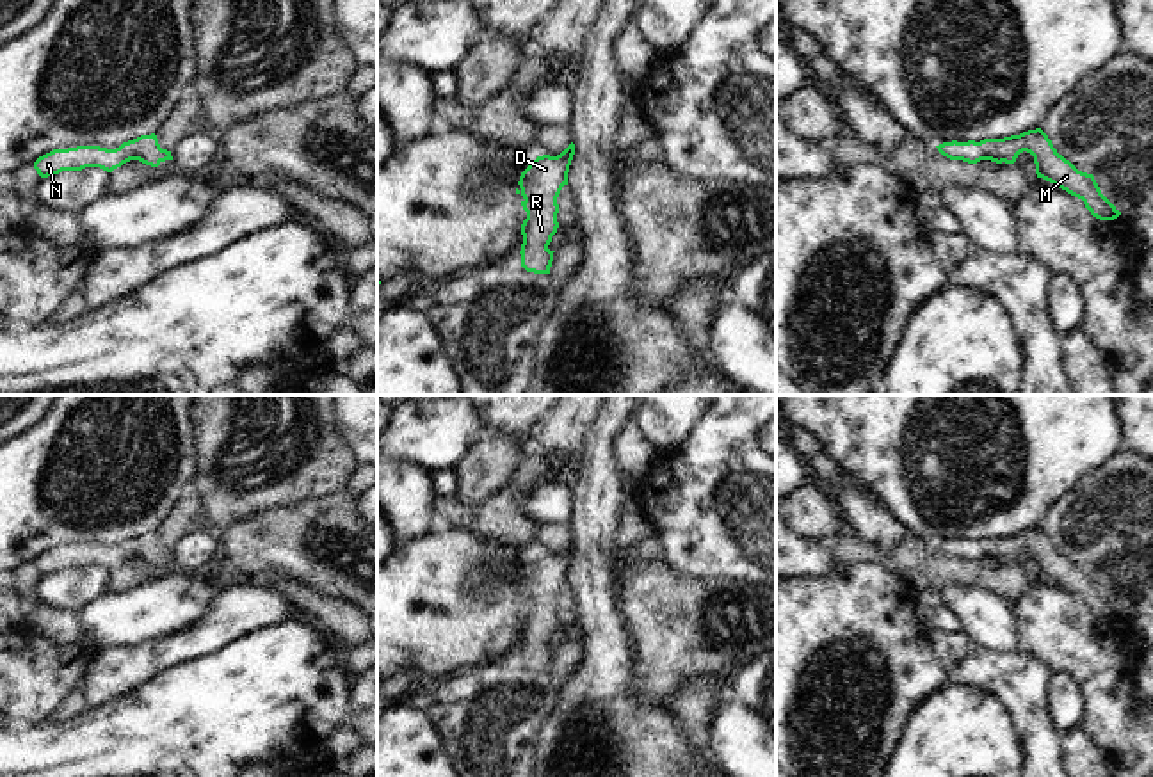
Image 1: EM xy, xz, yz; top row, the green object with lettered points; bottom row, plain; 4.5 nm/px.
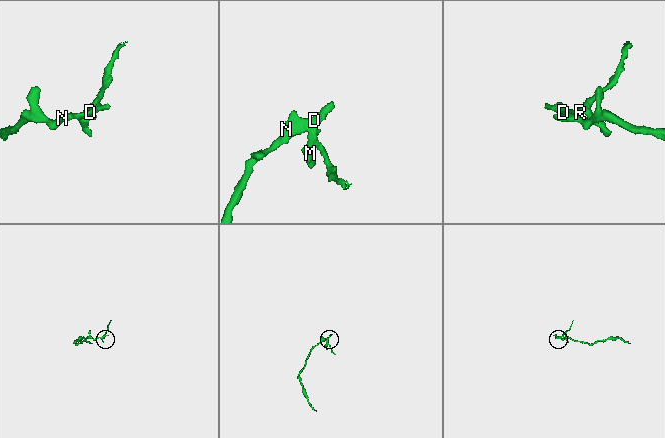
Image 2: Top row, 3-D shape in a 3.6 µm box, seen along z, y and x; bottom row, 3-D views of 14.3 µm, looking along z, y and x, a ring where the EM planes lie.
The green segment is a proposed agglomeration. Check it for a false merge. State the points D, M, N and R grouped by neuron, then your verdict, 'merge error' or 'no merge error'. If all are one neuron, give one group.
D M N R | no merge error

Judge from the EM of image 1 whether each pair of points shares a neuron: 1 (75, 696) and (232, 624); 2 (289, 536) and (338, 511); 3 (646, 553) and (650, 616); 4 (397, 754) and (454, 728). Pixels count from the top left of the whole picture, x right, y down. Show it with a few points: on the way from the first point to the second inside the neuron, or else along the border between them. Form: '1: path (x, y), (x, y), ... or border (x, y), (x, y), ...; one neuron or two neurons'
1: border (80, 687), (86, 708); two neurons
2: path (301, 536), (314, 536), (328, 523); one neuron
3: border (639, 559), (662, 560); two neurons
4: border (424, 710), (447, 758); two neurons

